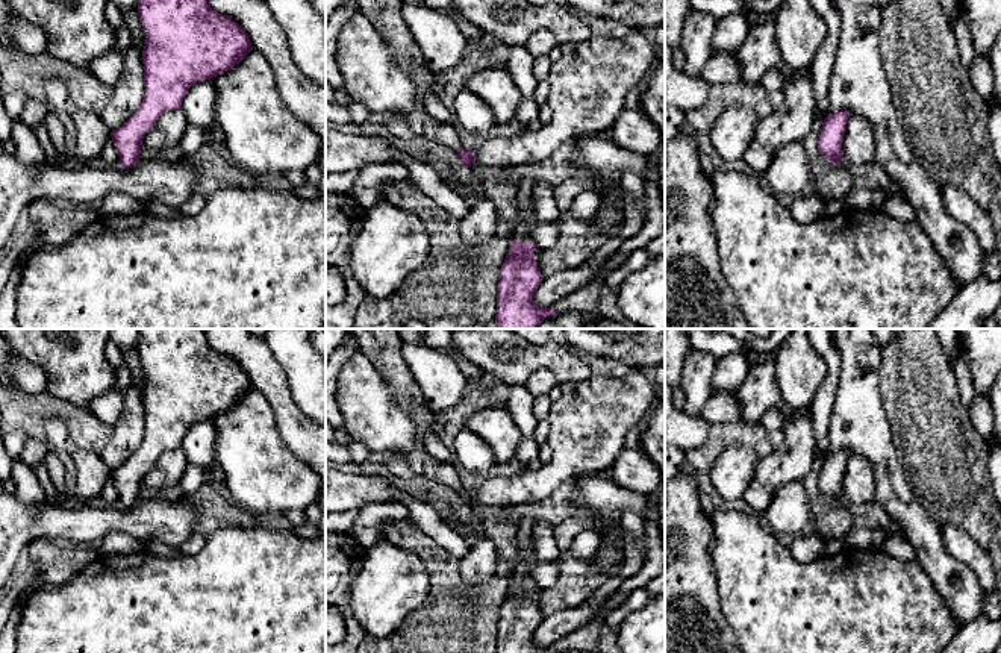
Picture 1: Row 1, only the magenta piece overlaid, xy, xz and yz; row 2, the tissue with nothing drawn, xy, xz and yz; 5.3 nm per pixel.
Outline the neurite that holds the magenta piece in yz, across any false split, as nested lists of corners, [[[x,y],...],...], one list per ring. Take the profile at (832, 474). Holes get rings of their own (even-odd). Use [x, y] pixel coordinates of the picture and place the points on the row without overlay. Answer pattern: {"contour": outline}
{"contour": [[[840,450],[828,453],[824,458],[818,479],[818,489],[824,497],[830,500],[830,503],[840,503],[844,498],[842,482],[845,476],[845,464],[850,455],[850,451]]]}

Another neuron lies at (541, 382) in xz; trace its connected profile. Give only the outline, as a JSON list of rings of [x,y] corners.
[[[539,370],[533,373],[524,383],[525,389],[533,395],[548,394],[548,391],[557,385],[556,374],[548,370]]]

